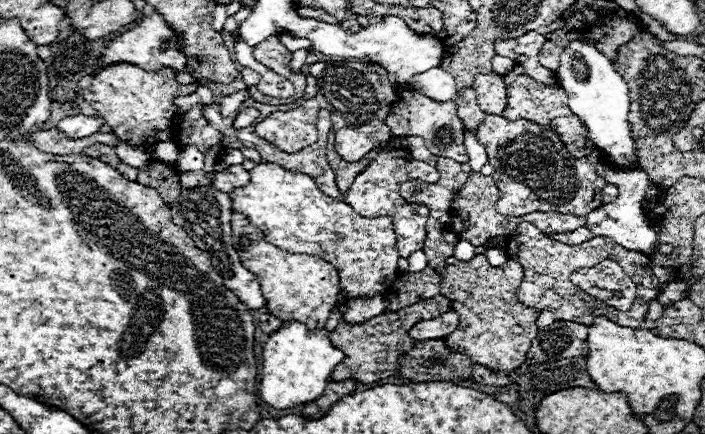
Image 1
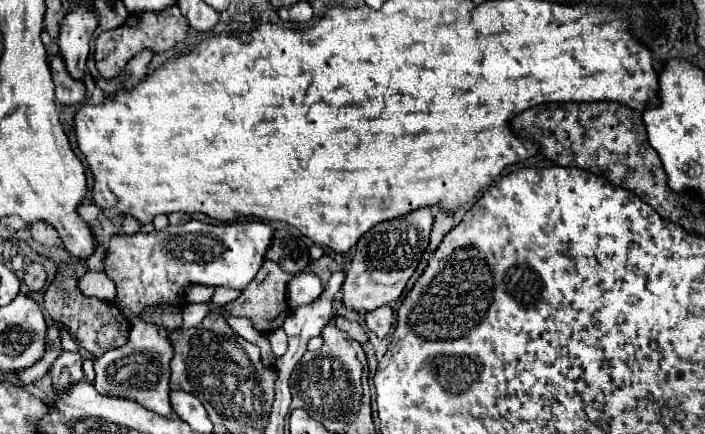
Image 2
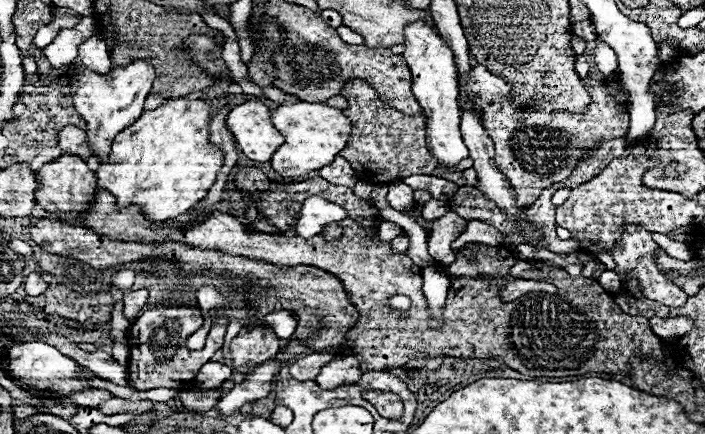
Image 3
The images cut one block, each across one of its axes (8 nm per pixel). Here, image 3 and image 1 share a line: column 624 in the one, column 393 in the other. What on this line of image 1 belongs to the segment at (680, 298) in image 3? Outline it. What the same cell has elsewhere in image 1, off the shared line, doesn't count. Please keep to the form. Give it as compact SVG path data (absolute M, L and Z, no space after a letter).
M262 162L250 170L248 186L234 188L230 194L232 194L232 210L242 212L252 222L252 226L260 228L266 234L268 242L272 242L274 246L280 246L280 250L292 250L296 254L300 254L300 252L316 254L316 256L332 262L338 268L340 290L344 292L346 300L358 298L358 296L372 298L374 294L384 294L388 290L388 286L396 280L396 276L398 276L396 260L400 256L398 256L398 248L396 248L394 224L390 222L390 218L358 216L346 202L334 200L334 198L326 196L324 192L320 192L310 176L284 170L278 164Z

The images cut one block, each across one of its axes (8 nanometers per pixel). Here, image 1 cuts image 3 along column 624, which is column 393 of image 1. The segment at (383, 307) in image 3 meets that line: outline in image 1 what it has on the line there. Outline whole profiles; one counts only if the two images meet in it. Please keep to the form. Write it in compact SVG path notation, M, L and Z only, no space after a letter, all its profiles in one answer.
M438 294L436 298L406 306L404 310L394 312L394 314L382 312L380 316L364 322L362 326L348 326L346 322L340 320L336 330L330 332L330 340L334 340L336 348L344 350L346 358L332 372L332 380L336 380L336 382L356 380L356 382L362 382L362 384L370 384L370 382L378 382L382 378L392 376L398 368L398 356L406 354L414 344L414 340L408 336L408 330L416 322L436 318L440 314L446 314L448 310L452 310L452 302L448 298L444 298L442 294Z

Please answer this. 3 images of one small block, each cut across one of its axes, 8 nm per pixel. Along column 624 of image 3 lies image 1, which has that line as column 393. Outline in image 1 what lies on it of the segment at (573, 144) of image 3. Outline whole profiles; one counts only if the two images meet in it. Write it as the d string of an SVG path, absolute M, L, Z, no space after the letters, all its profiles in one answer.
M406 90L406 92L398 92L398 100L392 106L388 118L386 118L390 130L394 136L400 134L414 134L414 136L422 136L426 140L428 150L434 156L444 156L444 158L452 158L460 164L468 162L468 154L464 148L464 130L462 130L462 122L458 118L458 106L454 100L448 102L436 102L416 90Z

